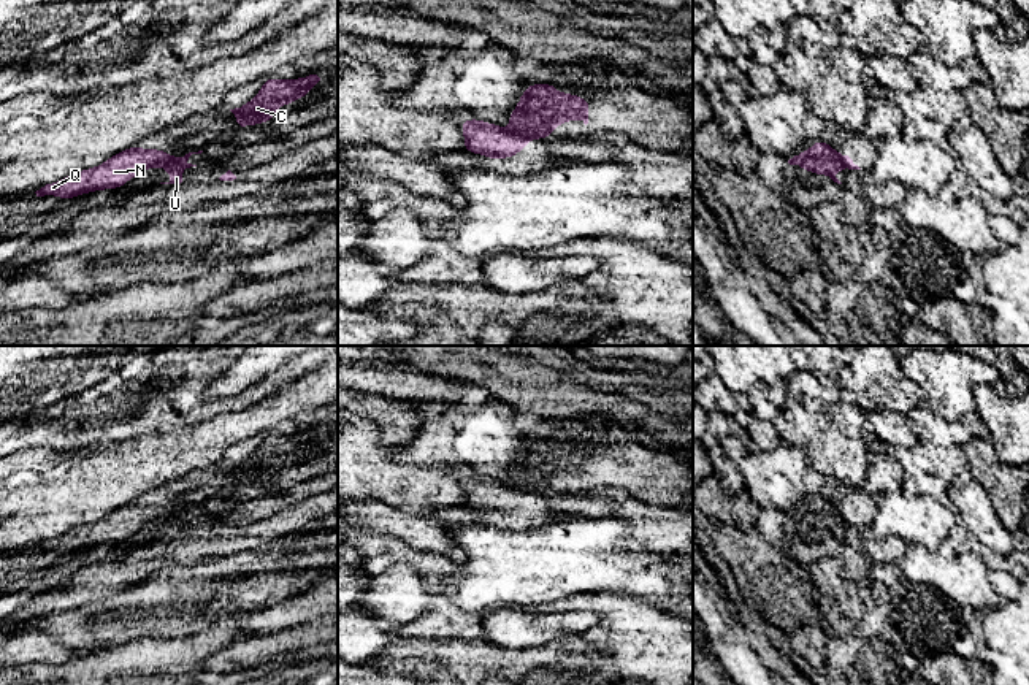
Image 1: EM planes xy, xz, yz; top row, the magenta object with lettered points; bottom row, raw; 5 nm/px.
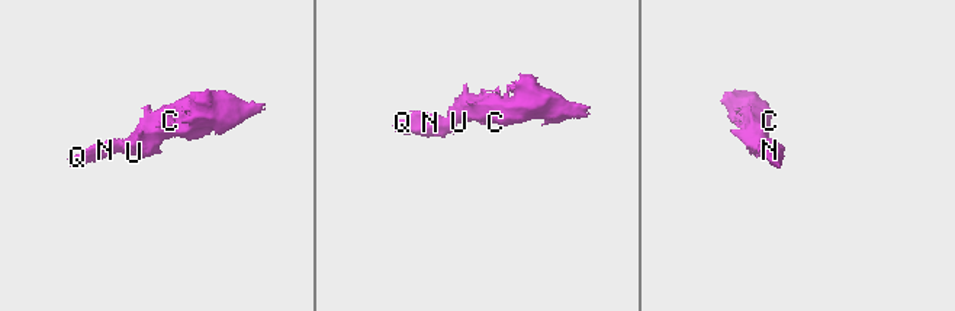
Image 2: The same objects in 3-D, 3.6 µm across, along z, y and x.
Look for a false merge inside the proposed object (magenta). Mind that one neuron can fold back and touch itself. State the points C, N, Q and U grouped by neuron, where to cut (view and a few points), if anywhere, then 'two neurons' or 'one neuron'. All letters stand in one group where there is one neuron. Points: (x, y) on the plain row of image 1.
C U / N Q; cut in xz along (511, 486), (527, 495); two neurons

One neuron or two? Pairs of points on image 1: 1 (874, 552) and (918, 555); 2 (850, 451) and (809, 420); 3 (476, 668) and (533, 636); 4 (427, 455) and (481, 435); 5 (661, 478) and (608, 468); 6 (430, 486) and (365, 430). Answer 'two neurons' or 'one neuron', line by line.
1: two neurons
2: one neuron
3: two neurons
4: one neuron
5: one neuron
6: one neuron

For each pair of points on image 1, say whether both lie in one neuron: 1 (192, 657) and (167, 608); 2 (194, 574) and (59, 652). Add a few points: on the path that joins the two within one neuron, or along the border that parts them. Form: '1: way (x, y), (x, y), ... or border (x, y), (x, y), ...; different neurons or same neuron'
1: border (143, 636), (181, 638); different neurons
2: border (34, 627), (78, 654); different neurons

